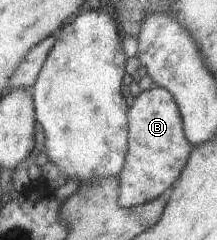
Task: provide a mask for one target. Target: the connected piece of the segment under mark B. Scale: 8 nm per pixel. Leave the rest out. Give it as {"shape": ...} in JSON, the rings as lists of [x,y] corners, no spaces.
{"shape":[[[153,87],[142,91],[133,105],[128,108],[128,145],[124,165],[120,175],[120,200],[124,207],[137,206],[157,197],[165,196],[180,178],[185,163],[190,157],[193,145],[187,140],[182,127],[179,107],[173,95],[163,87]]]}

